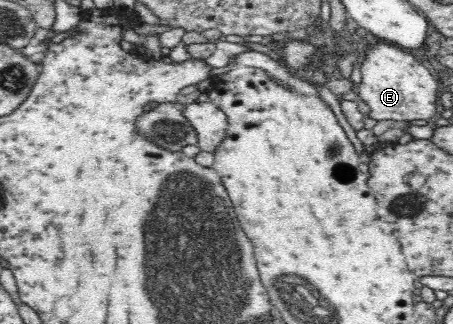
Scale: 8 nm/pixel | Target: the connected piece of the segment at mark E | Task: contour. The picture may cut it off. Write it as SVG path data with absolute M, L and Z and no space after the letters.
M382 39L375 40L367 45L367 51L362 55L360 63L361 82L355 89L358 99L367 103L369 114L367 117L378 121L415 121L417 119L429 120L435 115L437 99L437 80L431 76L429 69L421 64L414 51L397 47Z

